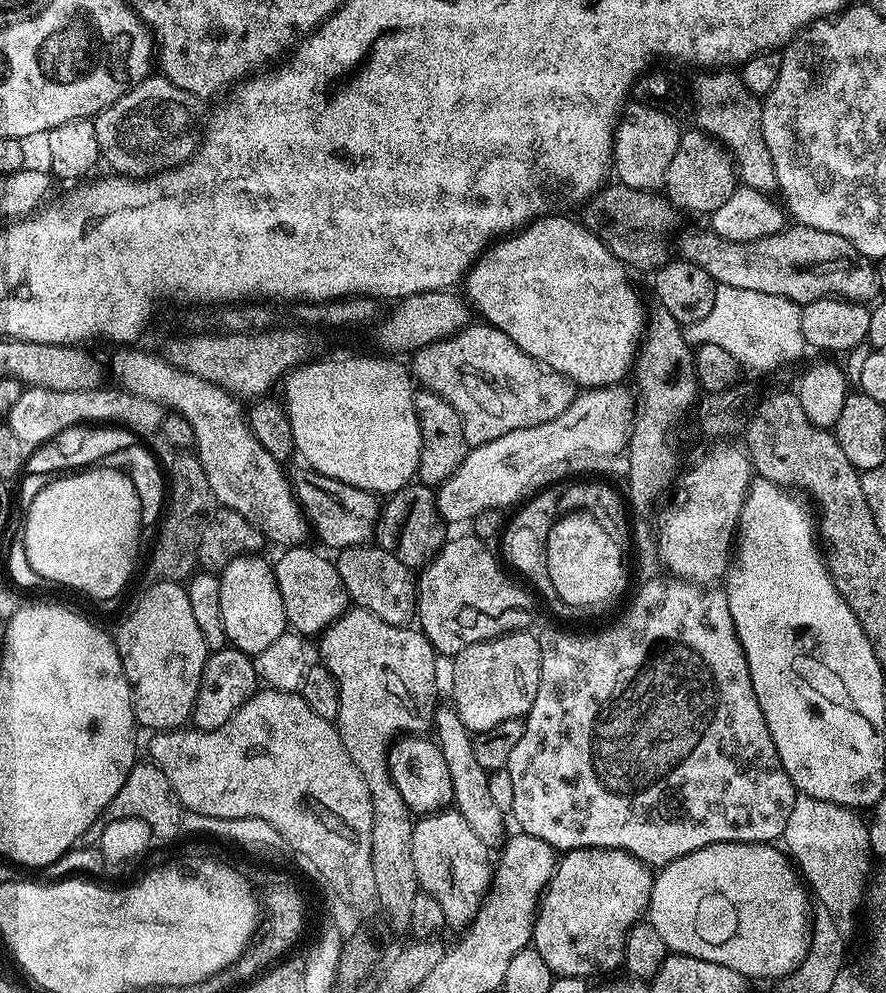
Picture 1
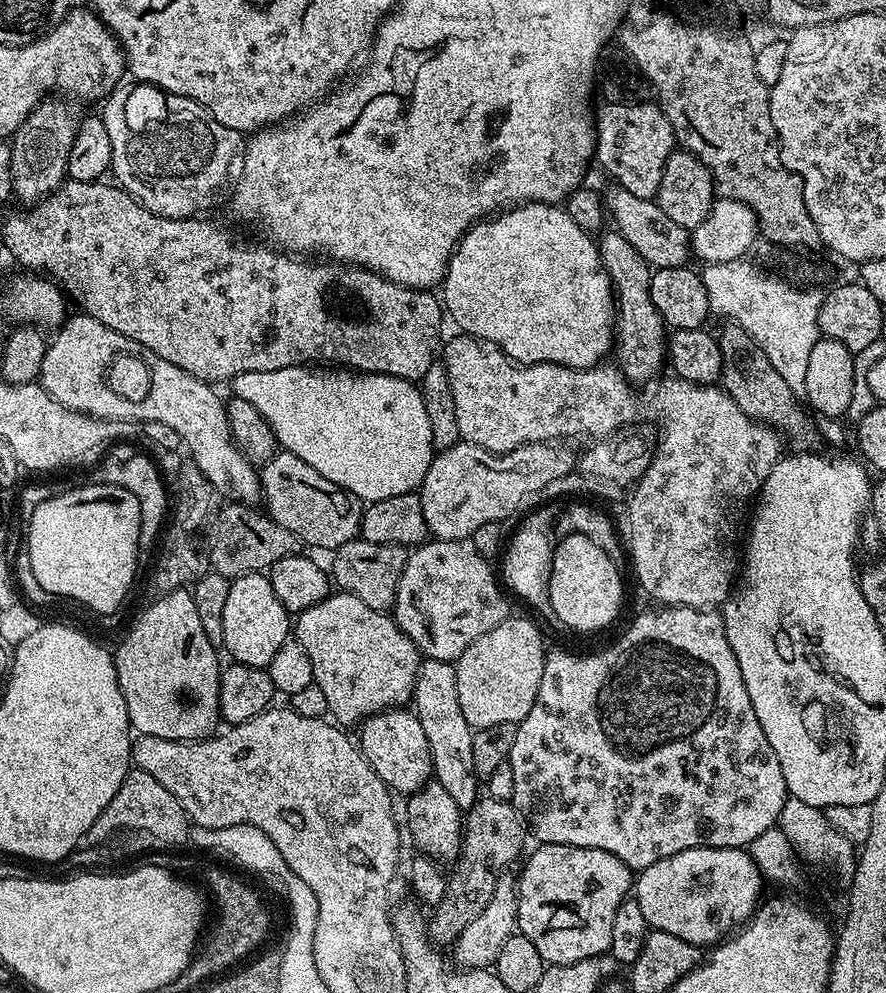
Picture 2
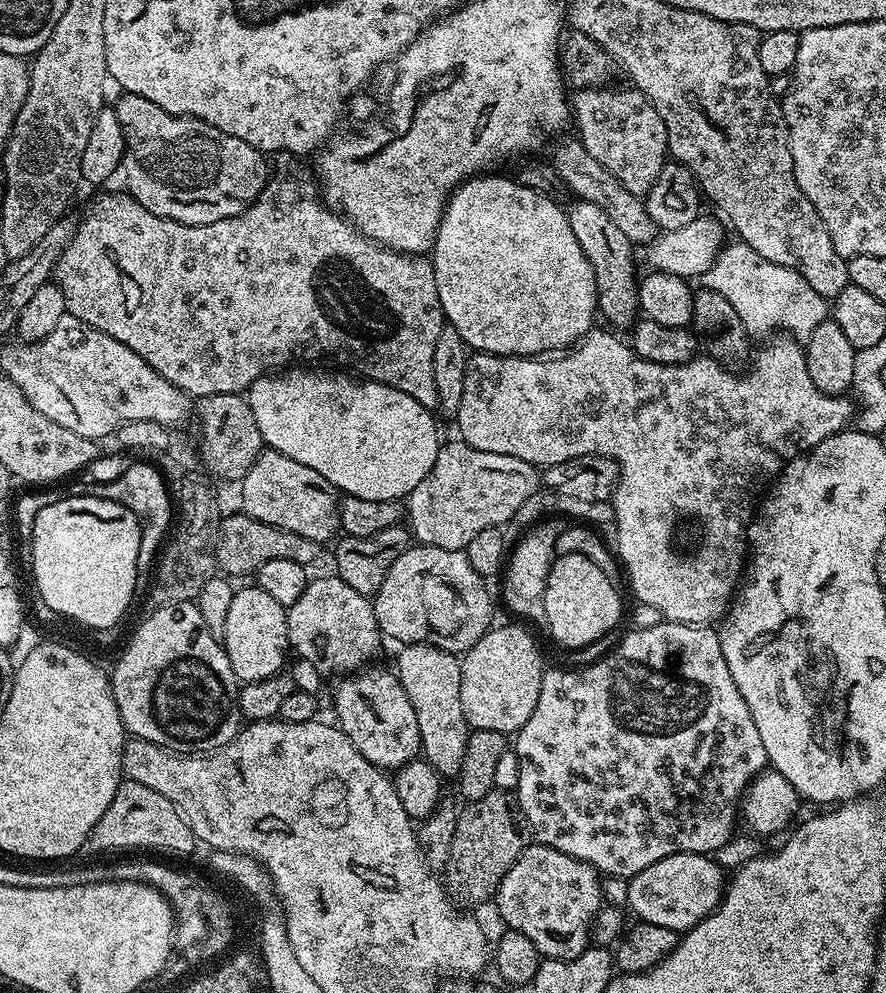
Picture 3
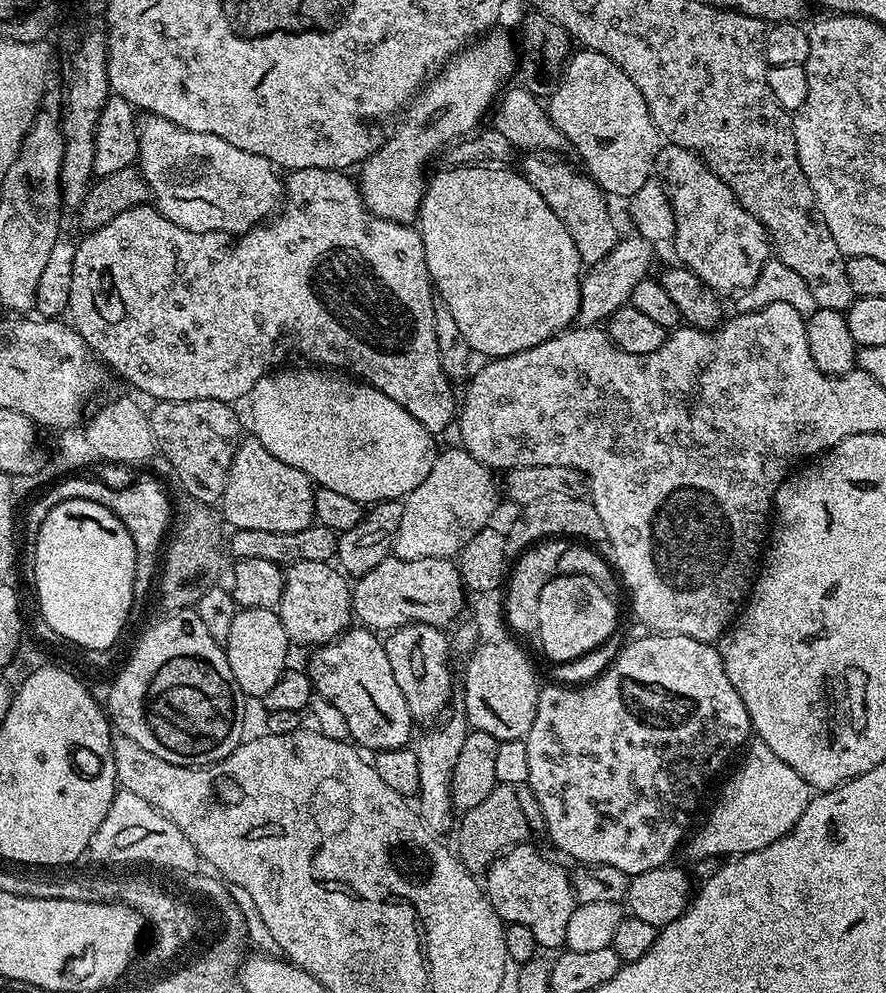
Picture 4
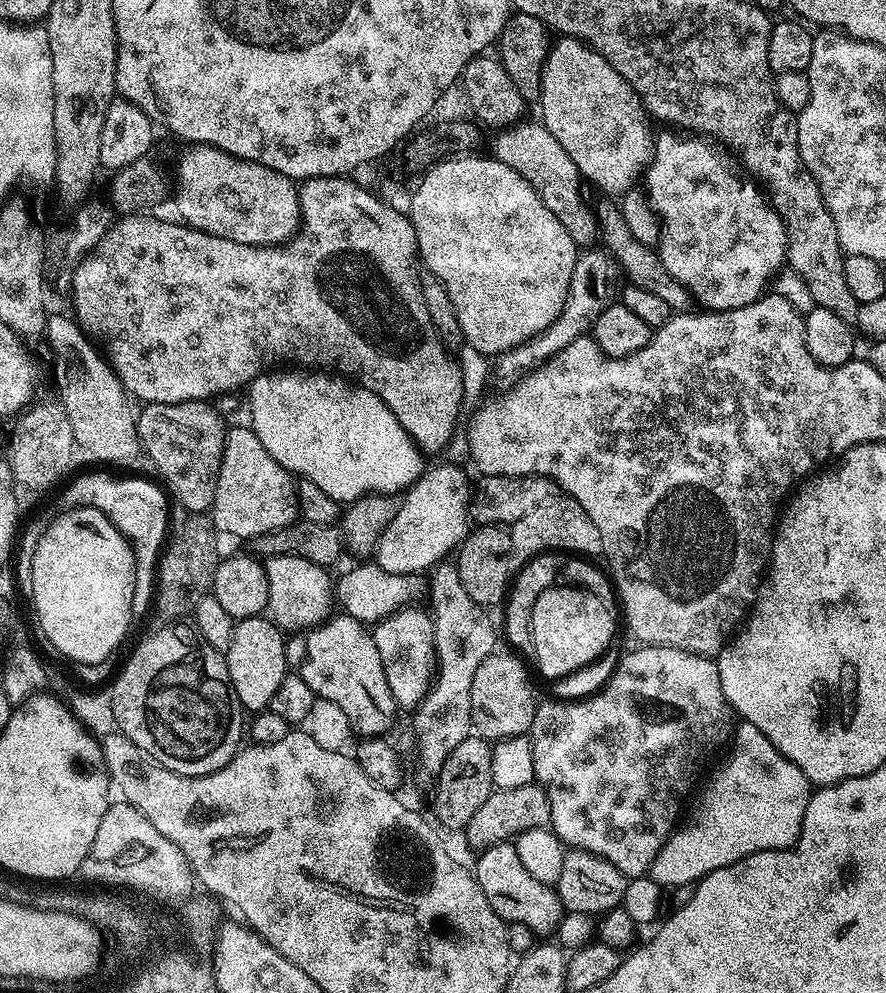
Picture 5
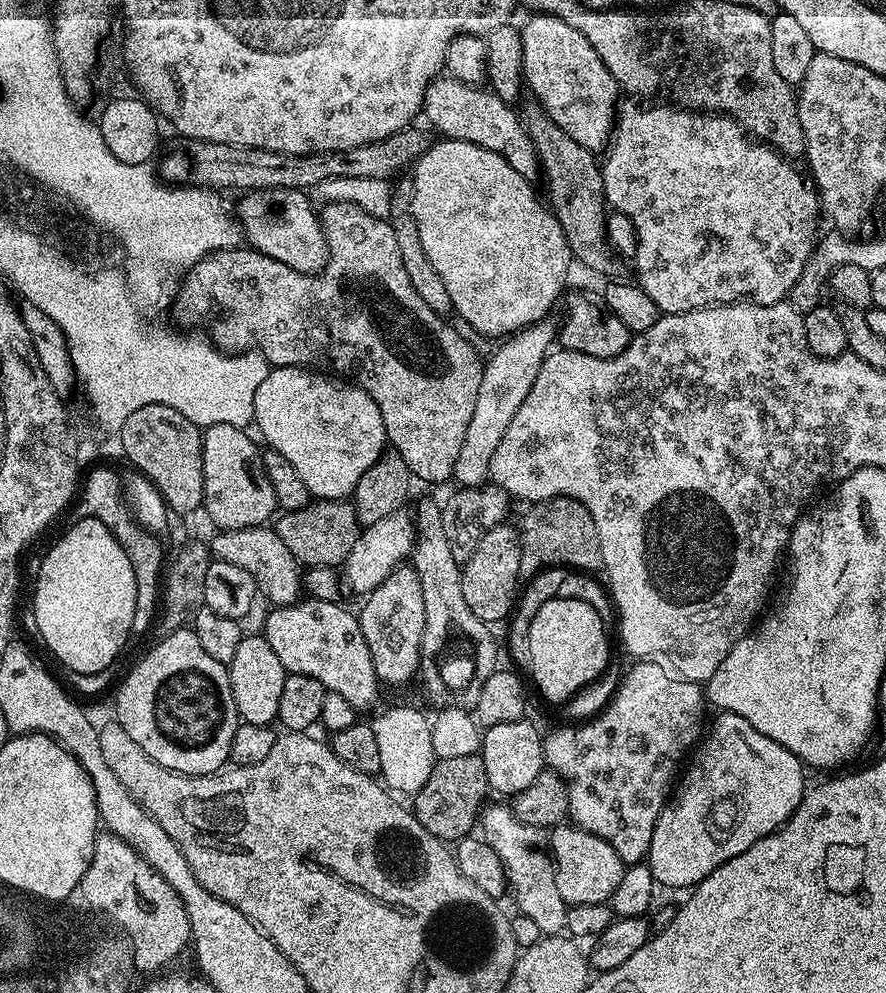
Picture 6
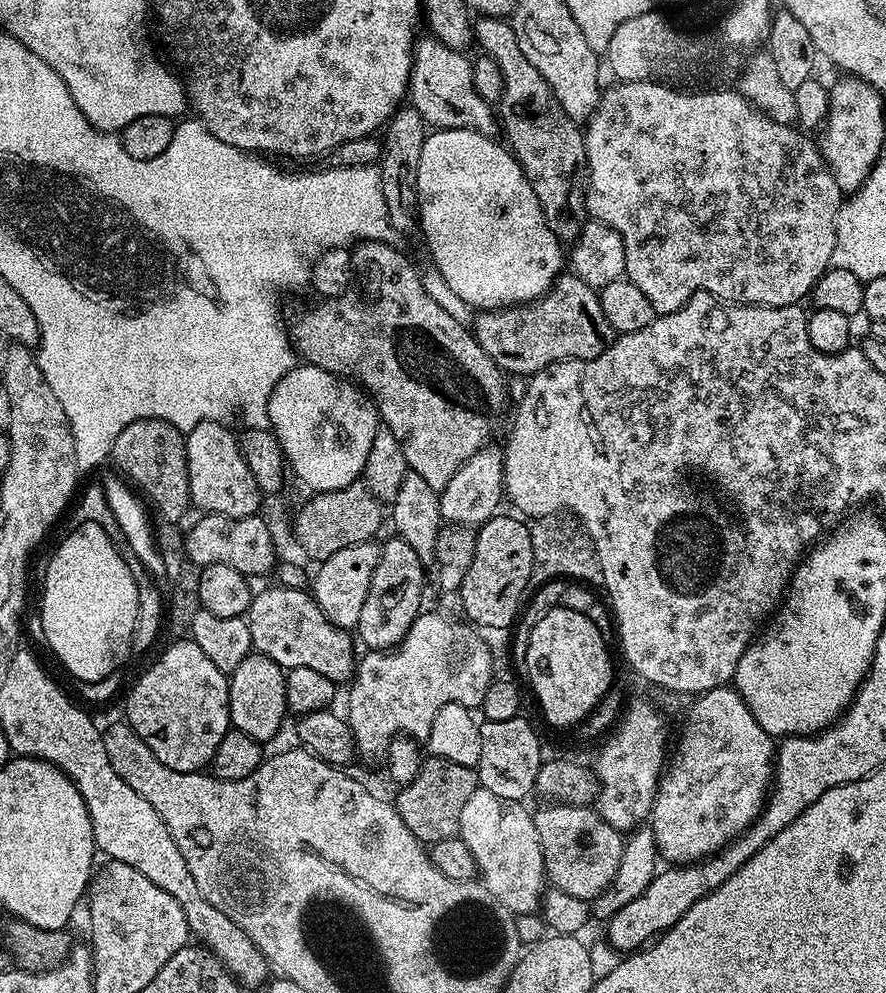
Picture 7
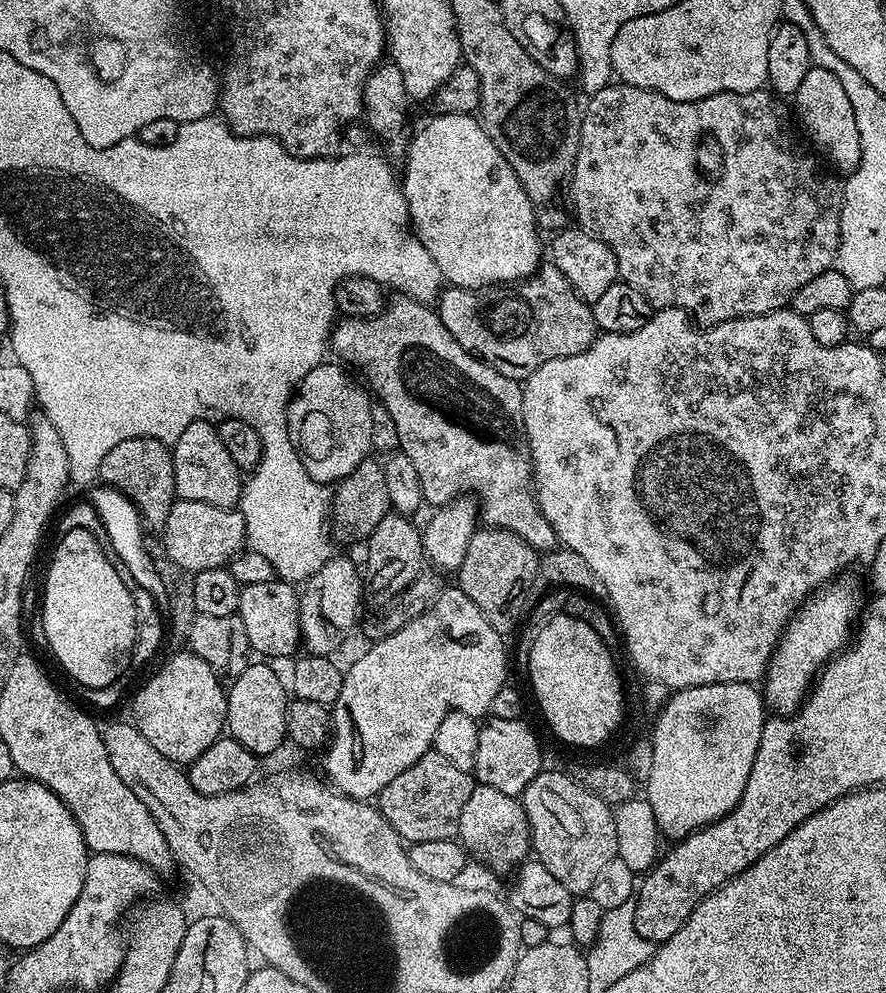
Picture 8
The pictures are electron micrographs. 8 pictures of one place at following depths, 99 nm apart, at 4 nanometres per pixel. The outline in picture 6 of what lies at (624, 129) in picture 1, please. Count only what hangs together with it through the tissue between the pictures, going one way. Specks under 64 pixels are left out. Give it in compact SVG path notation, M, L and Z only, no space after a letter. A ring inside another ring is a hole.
M532 14L529 17L520 28L527 91L536 95L533 96L535 103L554 123L562 126L578 146L603 153L616 127L618 101L622 96L620 85L602 58L598 58L596 48L590 46L574 26L566 26L566 22L557 16Z

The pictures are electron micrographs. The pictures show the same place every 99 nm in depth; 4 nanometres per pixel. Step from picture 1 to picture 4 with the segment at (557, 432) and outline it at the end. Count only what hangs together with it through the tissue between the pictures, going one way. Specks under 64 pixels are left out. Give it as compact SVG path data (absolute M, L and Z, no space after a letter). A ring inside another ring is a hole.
M463 447L448 448L439 453L434 462L434 466L430 466L430 474L426 474L426 478L422 478L422 482L416 489L404 500L404 509L402 510L402 522L396 525L394 539L392 542L392 552L399 560L413 560L414 558L456 558L459 557L460 551L466 546L466 542L470 542L470 538L474 538L474 534L478 534L478 530L489 527L492 515L496 512L496 486L498 490L498 480L496 482L493 469L488 468L482 462L474 459L469 452L464 451Z

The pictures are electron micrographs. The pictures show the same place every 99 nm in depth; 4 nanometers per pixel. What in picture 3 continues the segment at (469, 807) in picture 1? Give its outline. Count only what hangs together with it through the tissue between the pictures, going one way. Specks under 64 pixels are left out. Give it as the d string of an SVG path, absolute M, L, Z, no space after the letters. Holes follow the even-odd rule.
M405 644L399 650L394 671L402 690L406 690L406 698L410 698L410 706L414 706L414 715L418 717L423 759L434 766L441 778L459 777L470 731L462 710L460 660L453 653L432 644Z

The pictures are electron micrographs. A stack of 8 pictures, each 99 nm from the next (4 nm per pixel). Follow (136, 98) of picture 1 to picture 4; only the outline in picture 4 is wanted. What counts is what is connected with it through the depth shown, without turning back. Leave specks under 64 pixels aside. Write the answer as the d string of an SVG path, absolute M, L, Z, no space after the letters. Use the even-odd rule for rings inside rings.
M141 115L138 127L139 173L148 184L154 207L170 222L195 232L239 234L249 232L277 211L282 176L266 158L246 154L218 134L198 134L198 130L174 126L161 116Z

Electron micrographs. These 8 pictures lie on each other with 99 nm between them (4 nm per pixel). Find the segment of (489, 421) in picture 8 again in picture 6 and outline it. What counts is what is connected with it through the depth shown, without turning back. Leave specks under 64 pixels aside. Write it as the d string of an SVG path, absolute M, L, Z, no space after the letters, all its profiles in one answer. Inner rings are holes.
M328 202L323 206L325 208L324 212L322 208L322 223L324 234L328 238L330 253L328 267L323 274L311 276L305 272L299 272L266 254L257 252L251 246L223 248L221 252L210 252L203 256L188 271L182 281L180 291L176 294L174 313L176 312L177 318L184 324L200 324L207 316L220 312L220 317L212 324L210 339L217 348L225 353L243 354L249 350L258 350L261 356L267 358L269 365L277 368L327 370L340 378L354 378L358 387L366 390L370 398L374 398L382 414L382 422L386 426L388 444L402 458L402 462L406 462L413 477L417 481L425 480L428 484L440 484L443 480L451 481L458 450L462 450L462 442L466 438L466 426L470 426L470 418L474 418L474 402L478 402L478 386L481 385L485 361L481 353L476 352L474 346L470 346L470 342L466 342L466 338L462 338L462 334L458 334L458 330L445 317L439 316L437 312L430 310L430 306L426 306L426 302L422 302L418 290L414 290L414 286L410 283L410 274L406 274L398 250L398 238L394 238L394 230L387 219L371 216L366 210L359 208L355 202Z

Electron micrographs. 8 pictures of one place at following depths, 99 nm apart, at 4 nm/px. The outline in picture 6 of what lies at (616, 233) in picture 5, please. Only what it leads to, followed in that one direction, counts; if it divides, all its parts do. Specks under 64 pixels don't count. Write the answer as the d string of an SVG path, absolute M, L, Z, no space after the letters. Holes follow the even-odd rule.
M529 103L529 116L526 116L528 136L534 142L536 155L540 157L542 180L548 183L550 211L556 215L556 221L566 234L573 257L580 260L592 272L601 272L604 278L616 278L621 275L625 261L608 243L606 227L606 201L604 183L600 173L597 153L586 146L578 146L562 126L558 126L543 112L540 105Z

